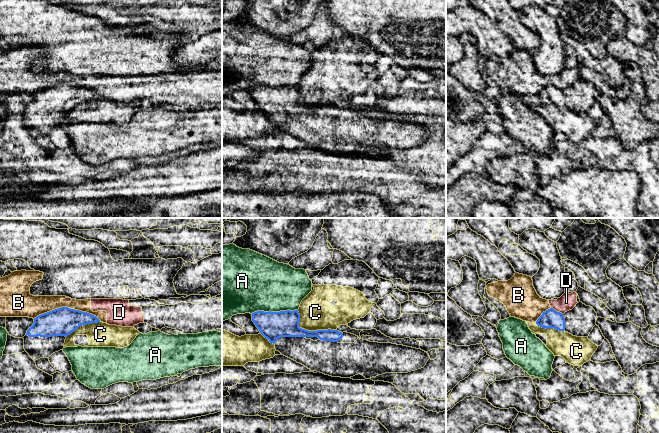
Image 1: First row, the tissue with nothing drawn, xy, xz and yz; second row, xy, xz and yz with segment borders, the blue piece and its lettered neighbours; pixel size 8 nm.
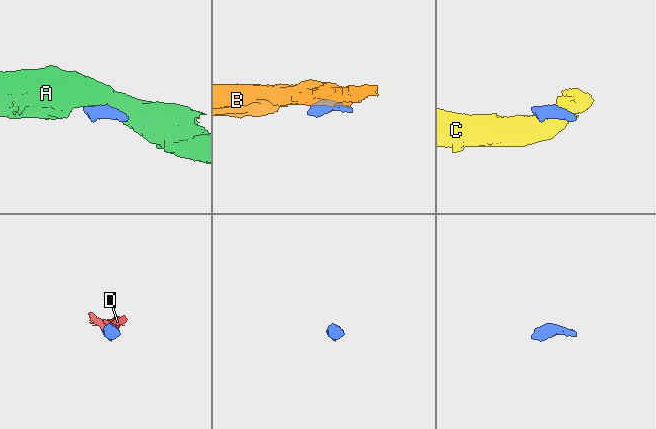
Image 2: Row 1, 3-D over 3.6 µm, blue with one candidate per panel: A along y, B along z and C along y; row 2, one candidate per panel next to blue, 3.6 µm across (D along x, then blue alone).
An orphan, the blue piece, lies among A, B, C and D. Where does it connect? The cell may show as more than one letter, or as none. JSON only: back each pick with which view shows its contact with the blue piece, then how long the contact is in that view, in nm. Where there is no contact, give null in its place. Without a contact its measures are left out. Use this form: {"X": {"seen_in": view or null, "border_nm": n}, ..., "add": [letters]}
{"add": []}

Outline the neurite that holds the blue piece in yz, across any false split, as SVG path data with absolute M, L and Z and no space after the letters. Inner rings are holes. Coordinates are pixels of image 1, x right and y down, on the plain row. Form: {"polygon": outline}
{"polygon": "M582 78L564 90L550 84L542 89L536 100L542 104L554 104L565 107L573 112L588 113L593 103L596 101L597 89Z"}

